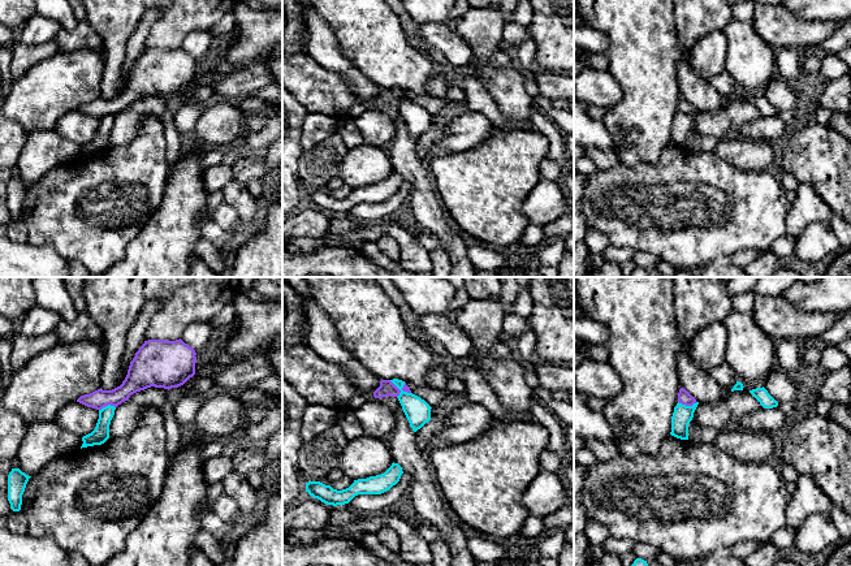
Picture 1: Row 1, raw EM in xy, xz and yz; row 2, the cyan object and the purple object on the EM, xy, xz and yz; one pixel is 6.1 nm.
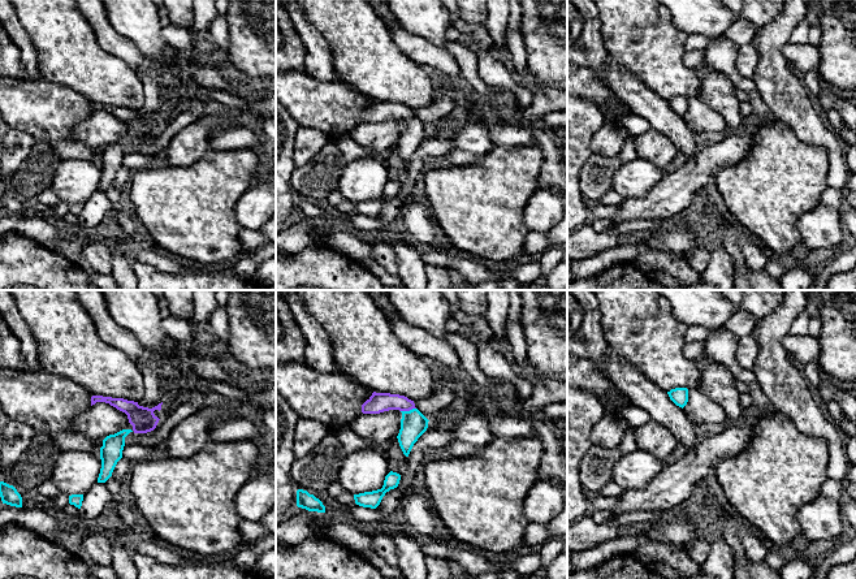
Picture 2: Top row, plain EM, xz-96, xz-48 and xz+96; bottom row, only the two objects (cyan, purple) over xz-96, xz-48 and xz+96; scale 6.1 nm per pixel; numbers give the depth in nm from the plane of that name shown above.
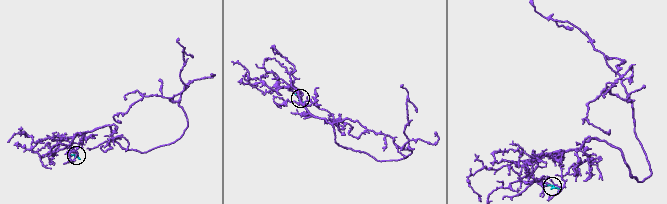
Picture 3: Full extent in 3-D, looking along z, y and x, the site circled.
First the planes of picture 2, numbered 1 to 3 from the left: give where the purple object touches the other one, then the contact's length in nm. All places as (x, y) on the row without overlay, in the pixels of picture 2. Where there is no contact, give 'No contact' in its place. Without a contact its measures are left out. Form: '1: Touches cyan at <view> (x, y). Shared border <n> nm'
1: No contact
2: Touches cyan at xz-48 (407, 120). Shared border 100 nm
3: No contact

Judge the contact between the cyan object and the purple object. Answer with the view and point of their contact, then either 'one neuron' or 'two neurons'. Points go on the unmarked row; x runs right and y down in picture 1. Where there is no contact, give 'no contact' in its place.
contact xz (400, 98); two neurons

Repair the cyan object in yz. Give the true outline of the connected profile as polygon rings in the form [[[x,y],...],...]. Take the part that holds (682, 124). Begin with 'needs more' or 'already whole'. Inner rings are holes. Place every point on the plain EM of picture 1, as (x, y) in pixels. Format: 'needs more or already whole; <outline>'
already whole; [[[679,111],[677,112],[671,125],[671,144],[681,148],[688,148],[688,133],[694,126],[697,113],[699,111],[692,115],[686,115]]]

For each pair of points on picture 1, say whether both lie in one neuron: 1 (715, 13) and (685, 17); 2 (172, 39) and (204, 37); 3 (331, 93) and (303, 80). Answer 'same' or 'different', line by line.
1: same
2: different
3: same

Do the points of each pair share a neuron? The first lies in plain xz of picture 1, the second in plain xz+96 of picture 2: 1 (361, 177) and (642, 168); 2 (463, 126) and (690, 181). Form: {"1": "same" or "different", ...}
{"1": "same", "2": "same"}

